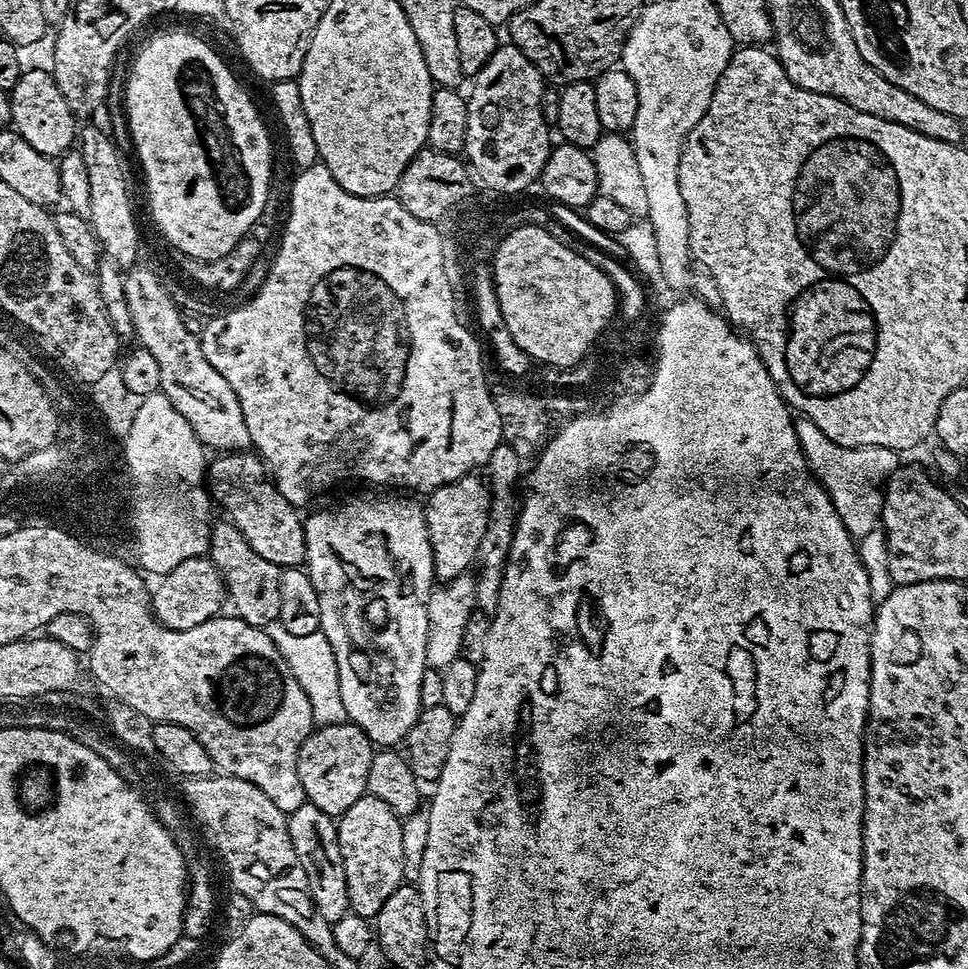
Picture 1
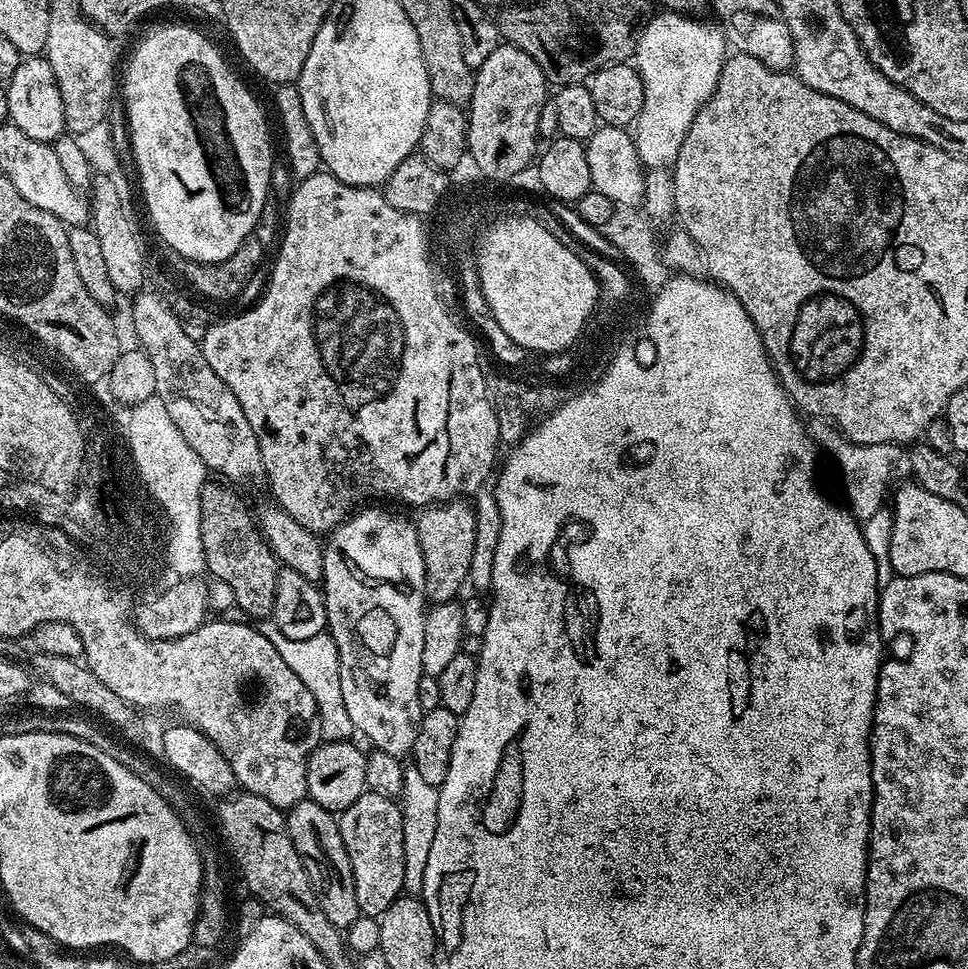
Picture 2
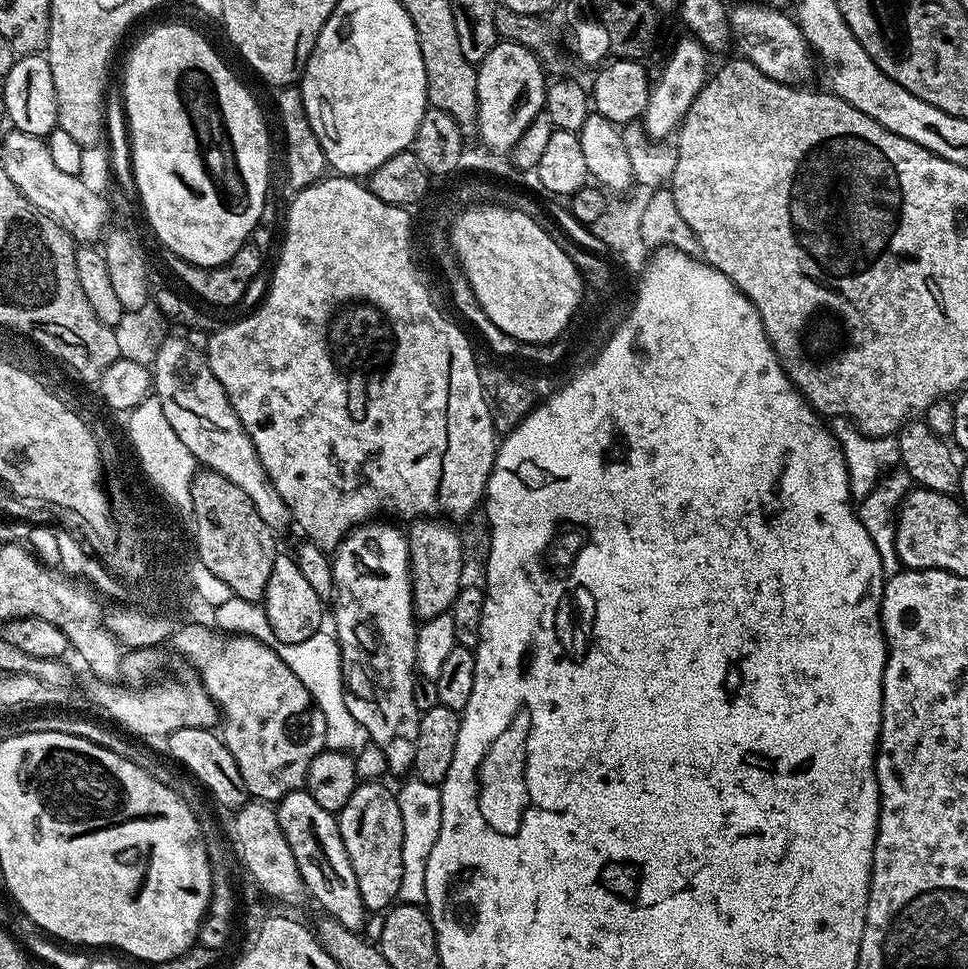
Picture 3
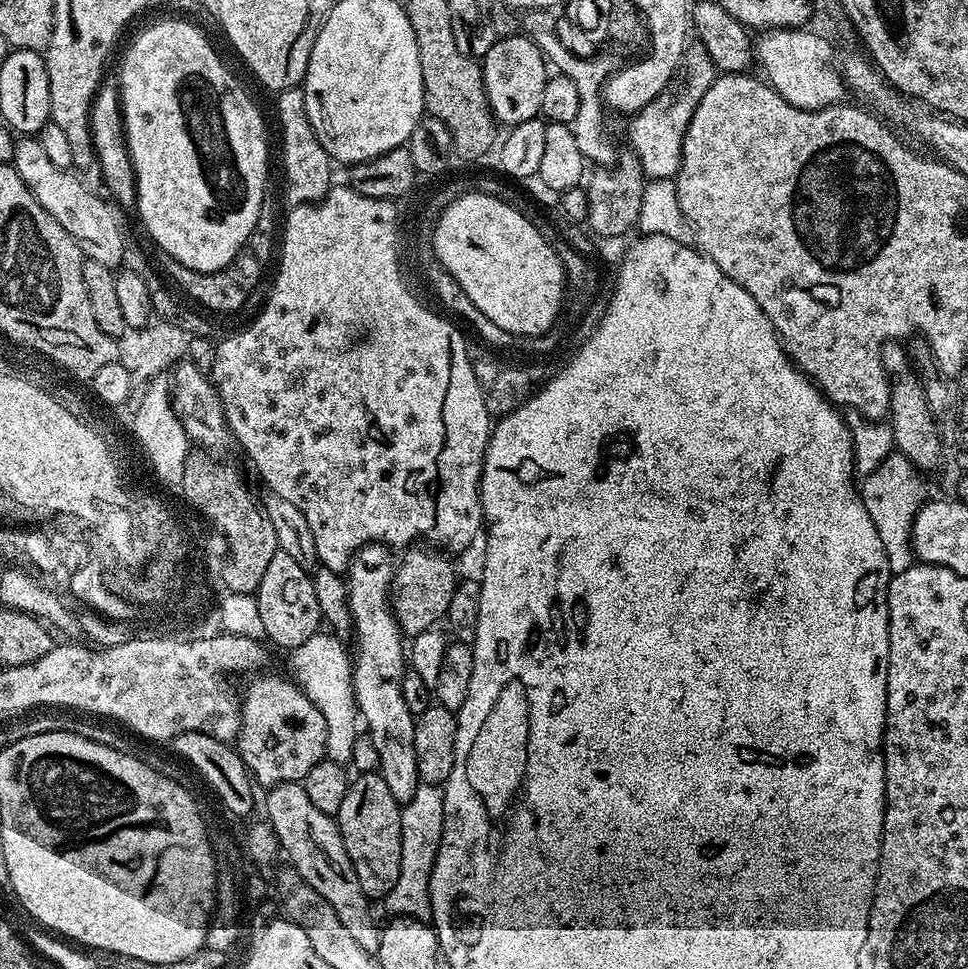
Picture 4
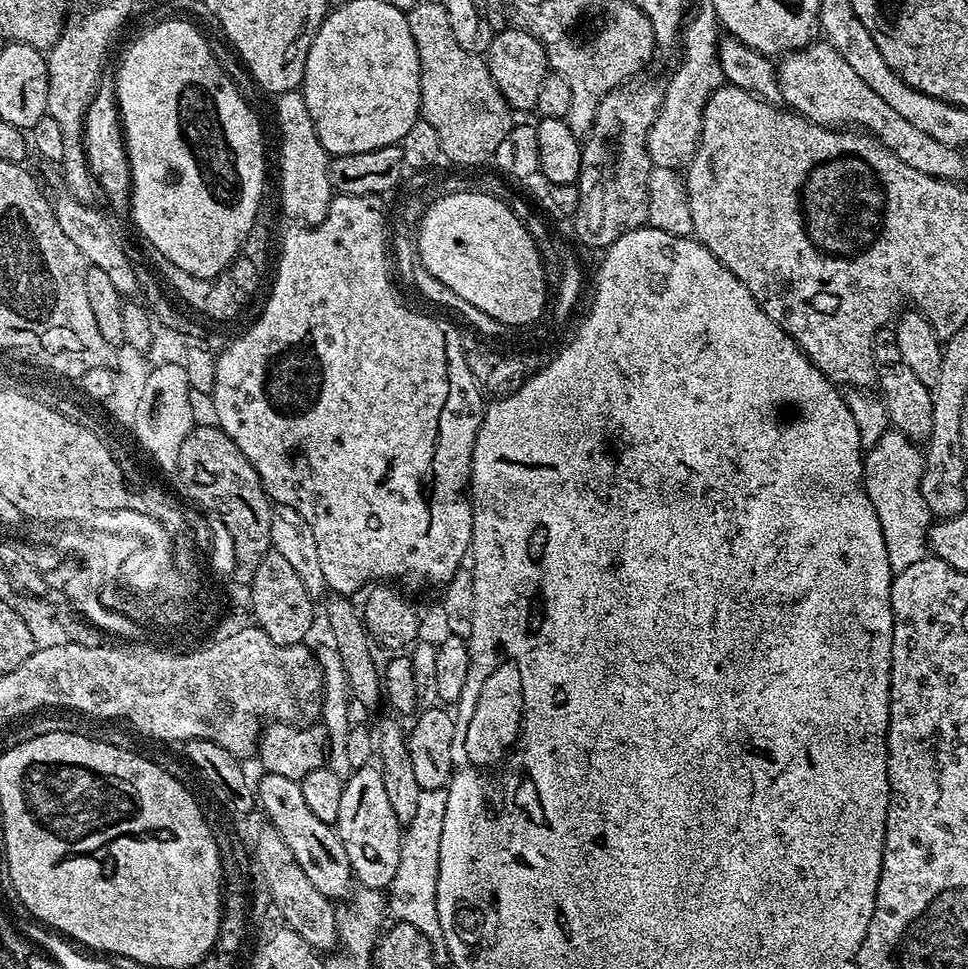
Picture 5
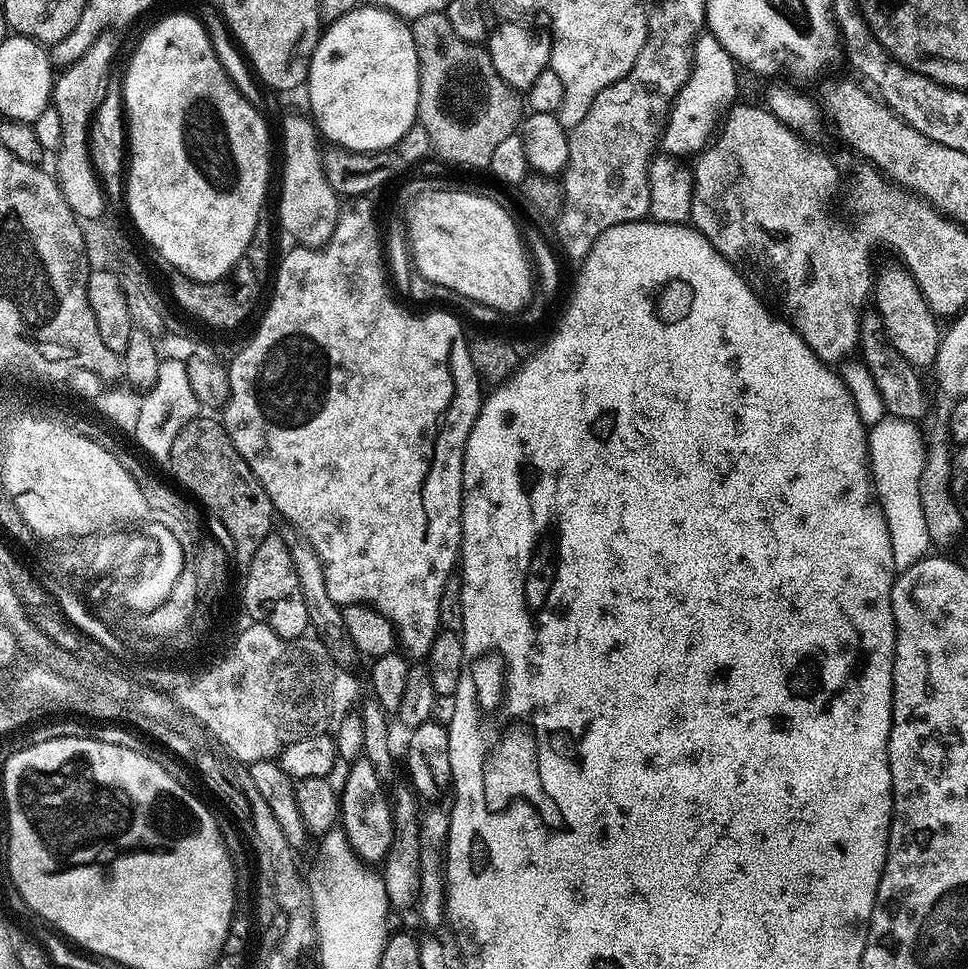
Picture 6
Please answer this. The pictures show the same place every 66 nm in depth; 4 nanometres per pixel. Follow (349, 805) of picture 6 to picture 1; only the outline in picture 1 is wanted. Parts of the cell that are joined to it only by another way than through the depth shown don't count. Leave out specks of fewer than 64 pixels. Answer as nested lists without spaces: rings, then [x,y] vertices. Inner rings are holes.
[[[365,794],[350,806],[350,810],[343,812],[338,818],[336,833],[338,846],[342,850],[342,862],[346,866],[346,890],[348,891],[348,907],[354,915],[371,921],[382,910],[386,898],[398,890],[400,884],[405,883],[403,876],[403,850],[402,850],[402,820],[382,802],[382,798],[374,798]]]

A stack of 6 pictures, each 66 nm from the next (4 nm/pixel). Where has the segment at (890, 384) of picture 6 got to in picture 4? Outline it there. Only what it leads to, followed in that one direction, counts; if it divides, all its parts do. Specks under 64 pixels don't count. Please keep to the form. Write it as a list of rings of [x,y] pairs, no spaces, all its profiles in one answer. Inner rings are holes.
[[[889,342],[882,346],[880,351],[884,373],[888,375],[888,382],[891,384],[890,406],[888,416],[896,443],[895,451],[900,452],[914,466],[920,469],[921,473],[929,474],[940,464],[940,455],[944,452],[944,446],[940,442],[940,432],[936,429],[937,417],[932,416],[927,406],[926,394],[921,378],[916,377],[912,370],[914,366],[910,359],[909,349],[900,342]]]

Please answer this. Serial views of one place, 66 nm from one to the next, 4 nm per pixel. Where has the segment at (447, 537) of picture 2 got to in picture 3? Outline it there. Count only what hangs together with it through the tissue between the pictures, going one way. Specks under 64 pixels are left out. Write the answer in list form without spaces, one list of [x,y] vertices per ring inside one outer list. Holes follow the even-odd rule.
[[[416,518],[406,528],[408,561],[412,563],[412,606],[421,621],[451,613],[454,598],[458,598],[464,580],[464,544],[453,525],[444,518]]]

